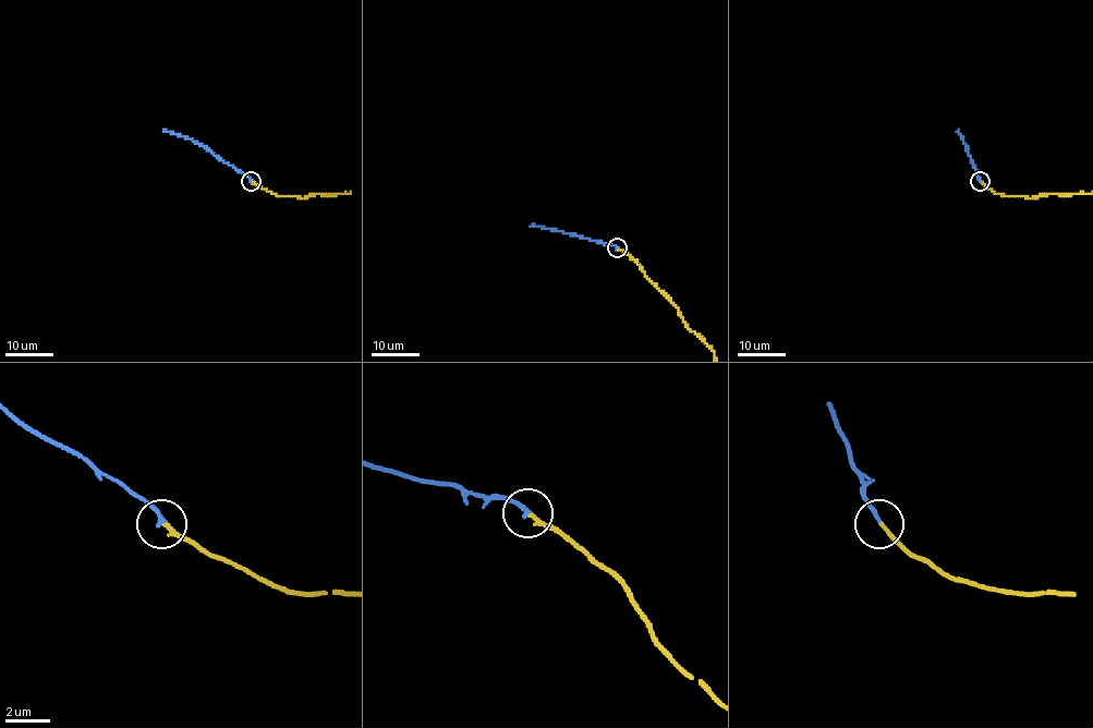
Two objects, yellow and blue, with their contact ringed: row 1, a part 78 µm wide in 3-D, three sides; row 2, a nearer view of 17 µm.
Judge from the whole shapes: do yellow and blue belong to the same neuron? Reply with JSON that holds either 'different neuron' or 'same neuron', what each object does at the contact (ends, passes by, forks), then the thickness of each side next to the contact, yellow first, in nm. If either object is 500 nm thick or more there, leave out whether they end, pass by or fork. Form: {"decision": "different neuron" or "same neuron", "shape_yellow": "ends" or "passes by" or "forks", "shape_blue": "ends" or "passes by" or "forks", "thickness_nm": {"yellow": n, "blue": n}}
{"decision": "same neuron", "shape_yellow": "ends", "shape_blue": "ends", "thickness_nm": {"yellow": 190, "blue": 180}}

